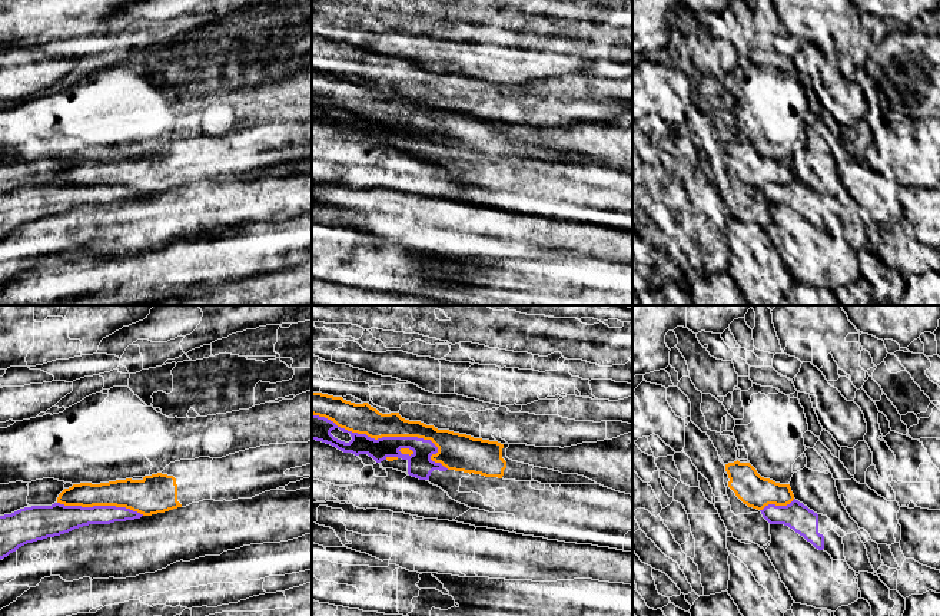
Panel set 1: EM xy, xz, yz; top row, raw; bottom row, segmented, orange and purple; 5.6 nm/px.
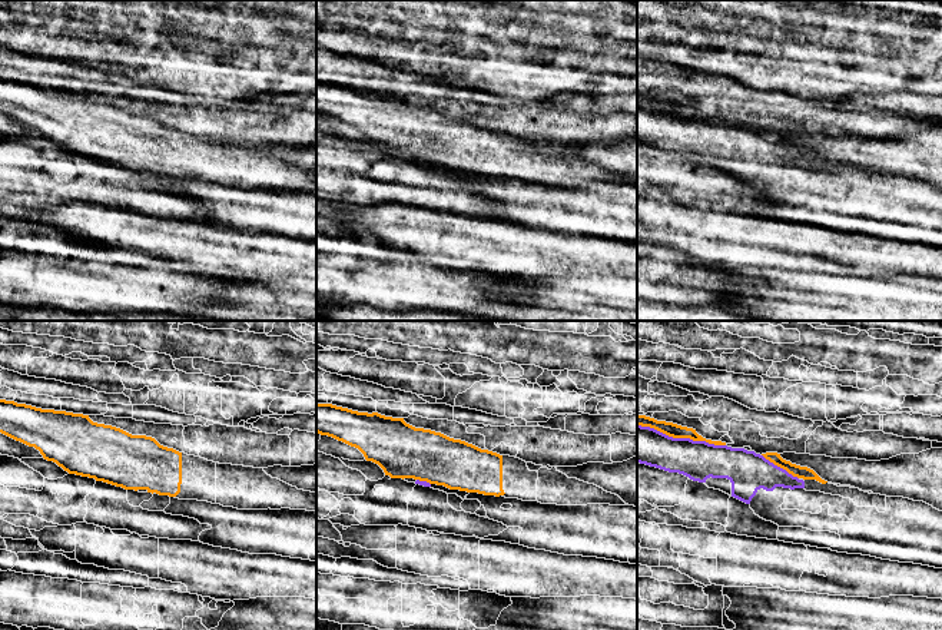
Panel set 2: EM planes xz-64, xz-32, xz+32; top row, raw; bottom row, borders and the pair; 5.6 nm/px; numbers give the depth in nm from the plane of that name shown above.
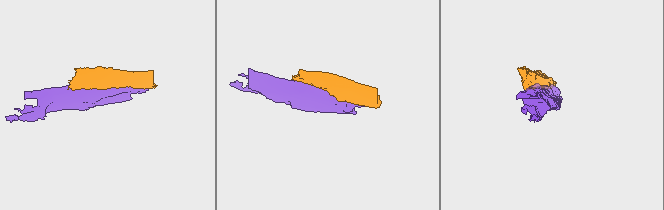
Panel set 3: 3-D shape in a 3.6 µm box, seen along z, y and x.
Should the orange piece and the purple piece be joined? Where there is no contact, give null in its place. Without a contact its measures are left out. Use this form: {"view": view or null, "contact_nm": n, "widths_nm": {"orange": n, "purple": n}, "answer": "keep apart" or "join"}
{"view": "xz", "contact_nm": 850, "widths_nm": {"orange": 170, "purple": 140}, "answer": "keep apart"}

